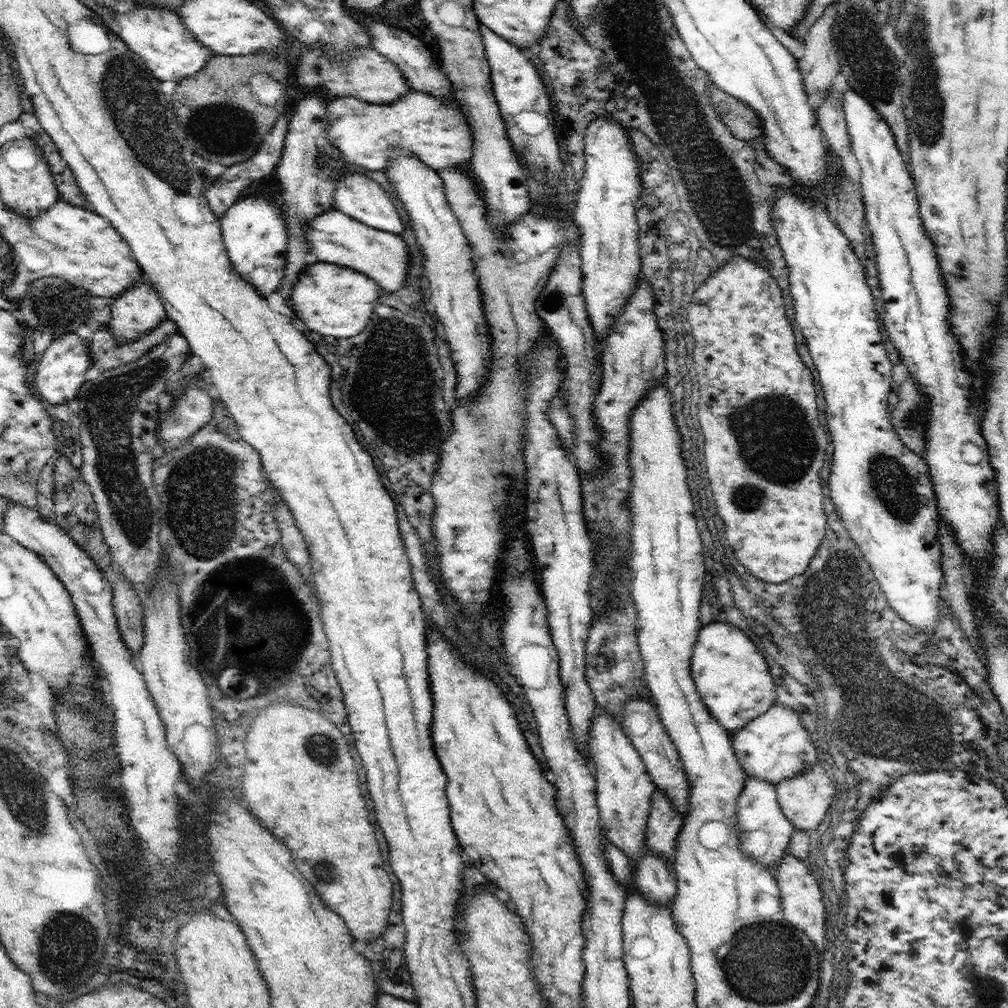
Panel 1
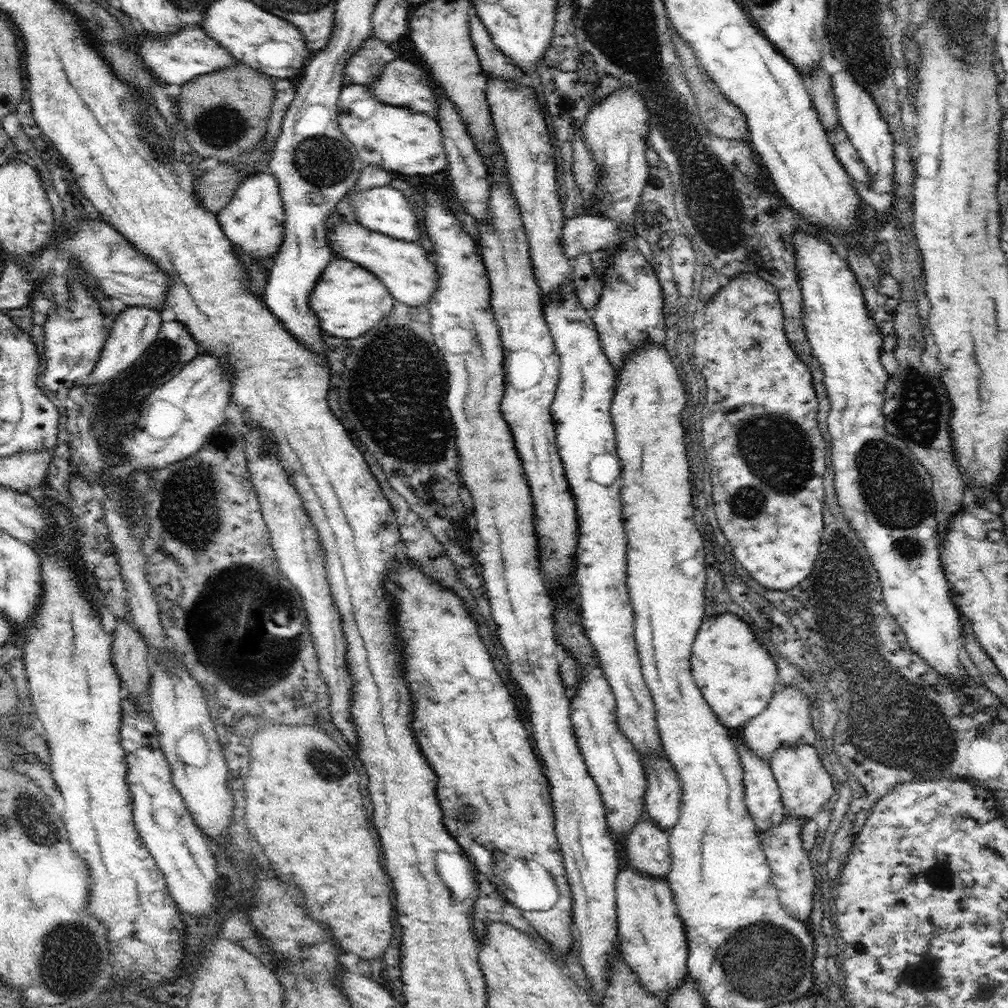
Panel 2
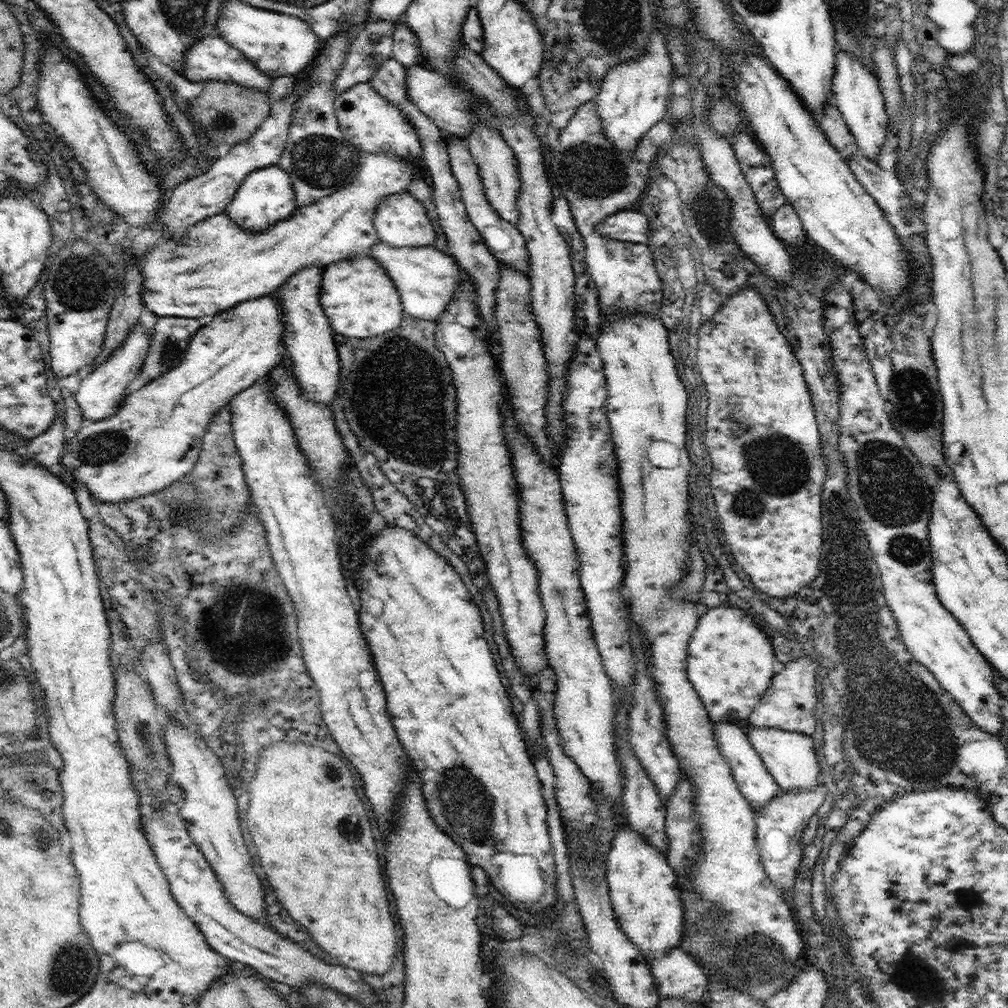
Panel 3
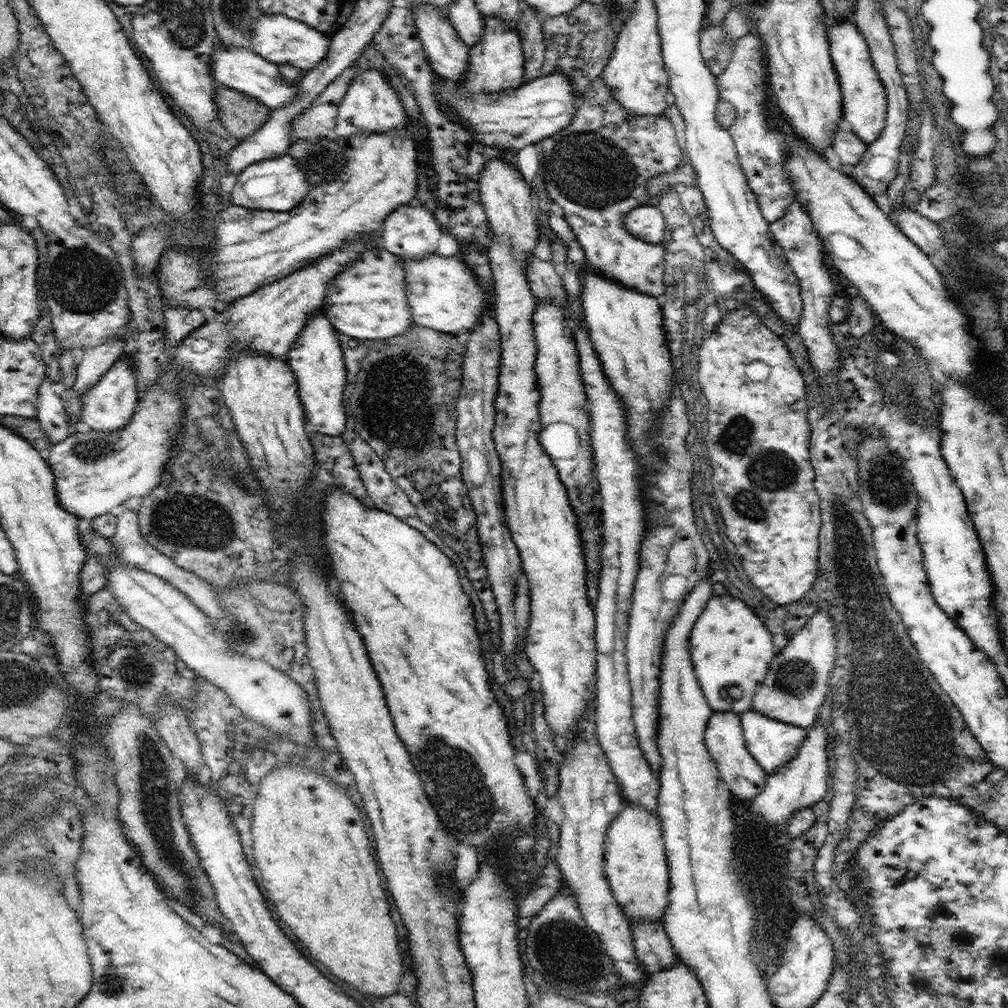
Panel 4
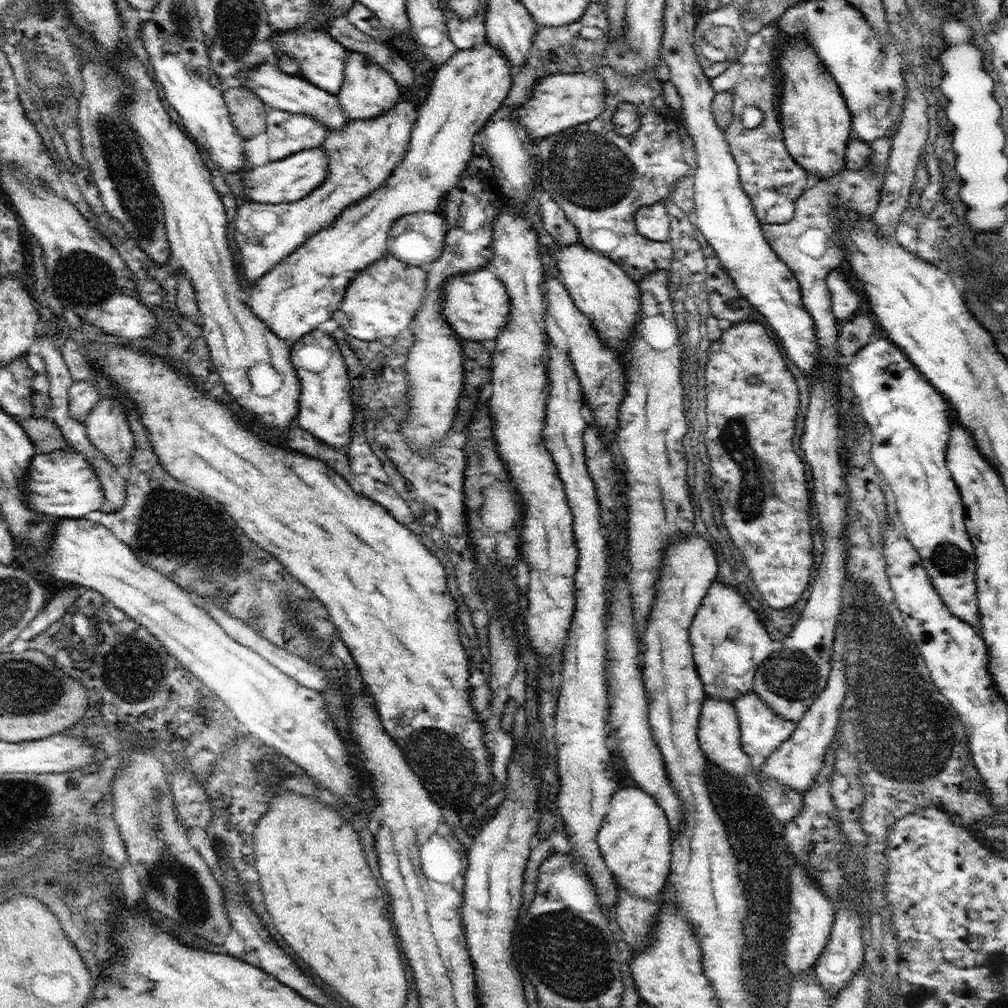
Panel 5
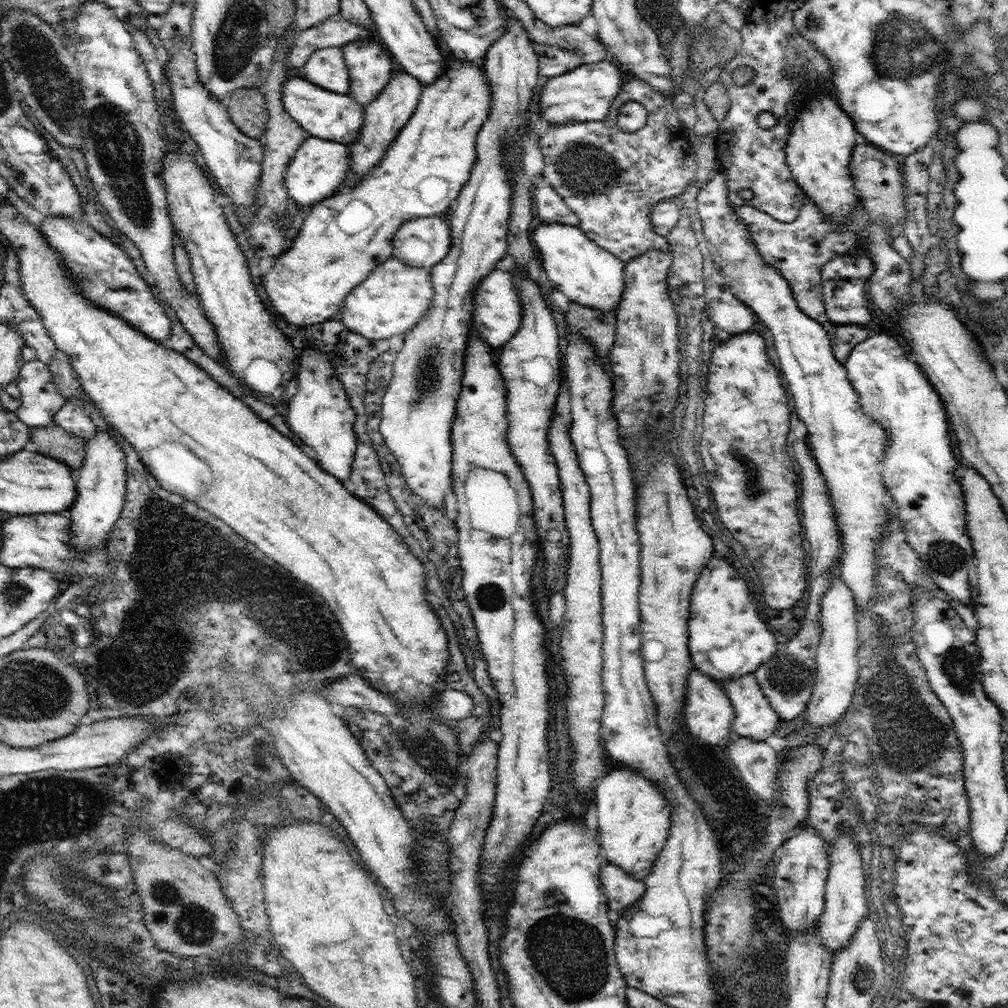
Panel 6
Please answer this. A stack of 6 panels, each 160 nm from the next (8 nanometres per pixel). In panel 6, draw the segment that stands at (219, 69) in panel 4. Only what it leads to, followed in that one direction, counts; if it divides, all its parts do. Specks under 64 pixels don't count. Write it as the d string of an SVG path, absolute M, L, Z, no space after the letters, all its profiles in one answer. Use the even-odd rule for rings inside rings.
M290 77L283 86L281 100L284 109L308 135L340 144L355 143L359 139L364 118L364 107L351 96L324 90L304 77Z

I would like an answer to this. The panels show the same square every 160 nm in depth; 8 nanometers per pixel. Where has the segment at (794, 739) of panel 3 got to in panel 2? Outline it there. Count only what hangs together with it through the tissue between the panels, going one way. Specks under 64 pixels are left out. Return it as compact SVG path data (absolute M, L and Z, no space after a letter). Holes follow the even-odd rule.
M801 740L785 744L773 751L769 765L778 784L785 810L798 819L813 819L834 793L832 775L822 766L813 744L806 744Z

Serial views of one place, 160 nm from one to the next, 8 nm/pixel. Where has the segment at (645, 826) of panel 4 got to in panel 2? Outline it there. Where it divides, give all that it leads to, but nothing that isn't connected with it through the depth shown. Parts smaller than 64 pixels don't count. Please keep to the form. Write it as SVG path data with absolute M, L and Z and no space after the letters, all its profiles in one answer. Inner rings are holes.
M629 862L619 870L616 879L616 896L619 954L635 972L643 987L655 994L662 1002L666 1002L669 994L682 984L684 977L689 974L687 967L689 942L668 881L666 878L655 878L644 874Z

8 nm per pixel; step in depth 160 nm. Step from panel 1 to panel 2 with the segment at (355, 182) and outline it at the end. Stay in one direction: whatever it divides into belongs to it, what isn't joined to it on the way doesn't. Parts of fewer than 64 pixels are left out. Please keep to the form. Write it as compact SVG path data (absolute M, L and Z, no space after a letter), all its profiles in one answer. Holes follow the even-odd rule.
M392 185L356 191L351 196L351 205L353 206L357 222L370 230L392 236L393 239L408 242L417 241L420 236L424 236L424 233L420 232L420 224L418 224L416 214L408 205L408 200L401 191L398 191L396 187L393 188Z

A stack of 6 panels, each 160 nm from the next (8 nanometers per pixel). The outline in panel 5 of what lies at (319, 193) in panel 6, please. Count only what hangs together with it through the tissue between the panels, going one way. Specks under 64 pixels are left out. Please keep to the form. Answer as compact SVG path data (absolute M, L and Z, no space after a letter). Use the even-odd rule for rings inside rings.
M323 143L316 148L308 148L288 155L282 160L268 161L256 165L245 174L243 189L247 199L264 204L291 203L302 200L307 194L318 188L327 177L328 156Z

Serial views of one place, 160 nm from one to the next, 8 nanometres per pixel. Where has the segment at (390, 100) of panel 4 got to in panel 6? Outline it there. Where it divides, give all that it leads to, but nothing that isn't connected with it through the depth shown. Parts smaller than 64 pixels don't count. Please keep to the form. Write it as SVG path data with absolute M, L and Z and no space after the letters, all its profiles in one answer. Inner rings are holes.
M377 38L349 42L343 55L350 77L347 95L366 109L389 83L395 61Z

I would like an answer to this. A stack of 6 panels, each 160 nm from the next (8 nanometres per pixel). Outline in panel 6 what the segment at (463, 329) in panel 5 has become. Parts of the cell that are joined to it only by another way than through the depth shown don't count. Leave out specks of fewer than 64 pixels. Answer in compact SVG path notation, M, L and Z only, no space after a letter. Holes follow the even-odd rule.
M494 269L490 271L473 292L474 312L472 314L472 330L484 343L491 348L498 349L520 330L522 324L522 302L513 281L513 276L506 270Z

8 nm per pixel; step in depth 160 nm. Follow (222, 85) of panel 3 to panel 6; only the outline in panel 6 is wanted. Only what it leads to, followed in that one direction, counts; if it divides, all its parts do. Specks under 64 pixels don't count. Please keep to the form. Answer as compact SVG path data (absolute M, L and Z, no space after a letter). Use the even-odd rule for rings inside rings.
M239 88L231 92L225 102L230 120L253 139L266 130L269 112L265 95L257 88Z

